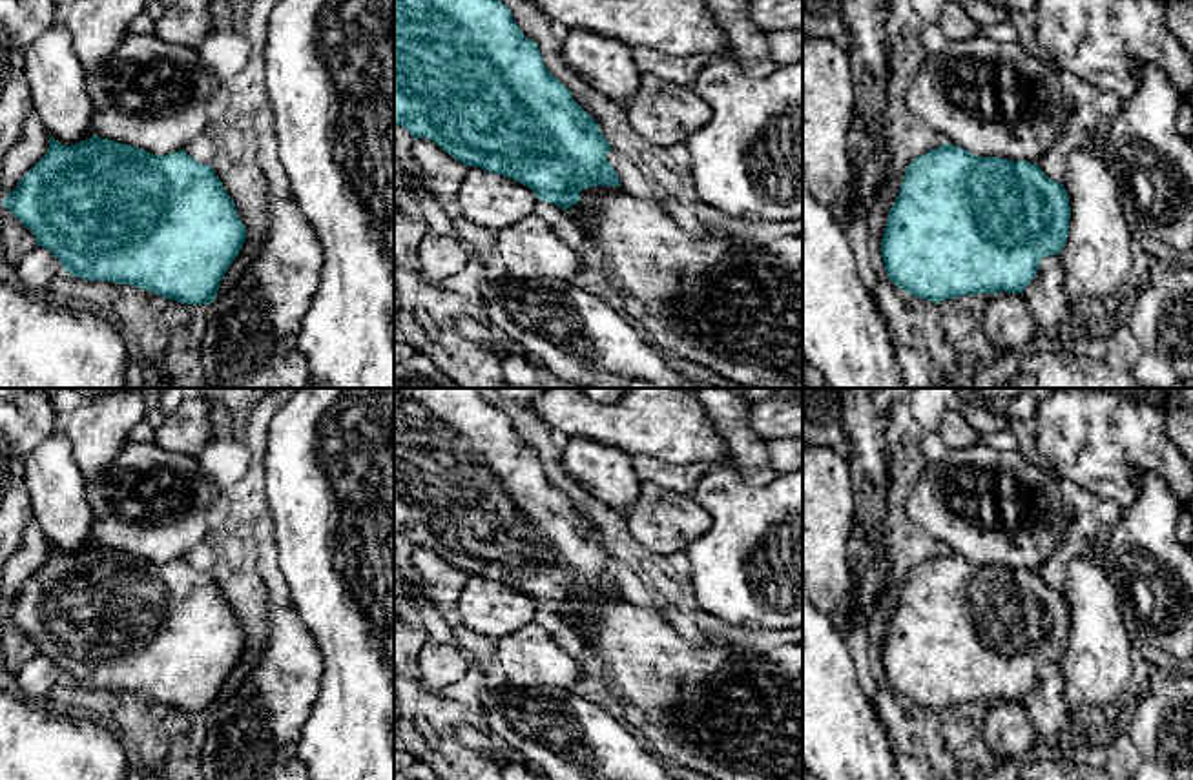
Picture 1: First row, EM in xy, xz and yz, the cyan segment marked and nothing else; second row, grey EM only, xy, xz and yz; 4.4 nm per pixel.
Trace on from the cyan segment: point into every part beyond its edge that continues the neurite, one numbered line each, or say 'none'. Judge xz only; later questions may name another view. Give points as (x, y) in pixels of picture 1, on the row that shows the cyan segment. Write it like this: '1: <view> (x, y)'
none

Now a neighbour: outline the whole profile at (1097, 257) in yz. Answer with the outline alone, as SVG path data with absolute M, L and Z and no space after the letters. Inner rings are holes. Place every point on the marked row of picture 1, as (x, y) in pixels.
M1085 148L1071 151L1062 184L1071 206L1069 237L1060 253L1065 292L1074 306L1084 297L1109 304L1133 266L1131 228L1118 202L1116 184L1100 151Z

